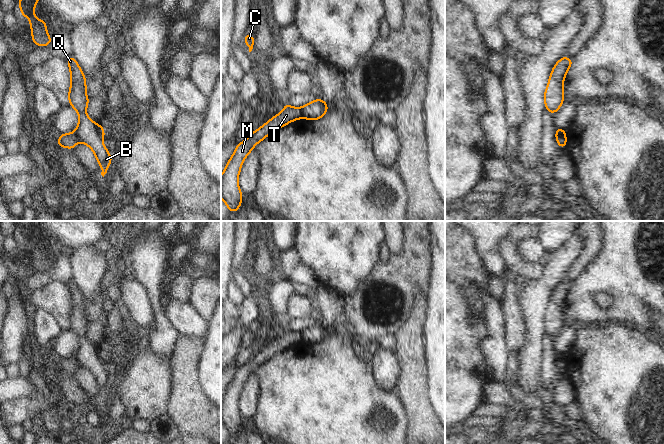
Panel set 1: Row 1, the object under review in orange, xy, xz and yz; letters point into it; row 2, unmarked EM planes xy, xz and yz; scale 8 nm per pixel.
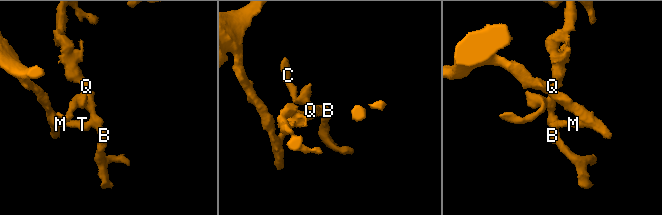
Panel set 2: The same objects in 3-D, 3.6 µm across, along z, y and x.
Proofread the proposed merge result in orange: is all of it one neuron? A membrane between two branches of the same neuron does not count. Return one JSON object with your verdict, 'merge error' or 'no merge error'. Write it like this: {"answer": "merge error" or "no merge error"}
{"answer": "merge error"}

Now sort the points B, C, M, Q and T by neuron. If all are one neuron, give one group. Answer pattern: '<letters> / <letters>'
B C Q / M T

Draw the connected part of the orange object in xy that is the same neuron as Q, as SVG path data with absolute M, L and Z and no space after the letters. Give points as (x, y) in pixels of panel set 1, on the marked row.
M71 55L67 60L71 74L71 86L69 89L69 105L74 107L79 114L78 126L75 130L78 141L88 145L96 156L96 160L102 168L101 175L108 171L112 156L103 145L102 139L106 135L102 125L98 125L86 115L89 98L86 96L86 79L84 73Z

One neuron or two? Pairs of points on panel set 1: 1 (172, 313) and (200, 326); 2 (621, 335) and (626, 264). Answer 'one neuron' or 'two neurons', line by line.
1: one neuron
2: two neurons

